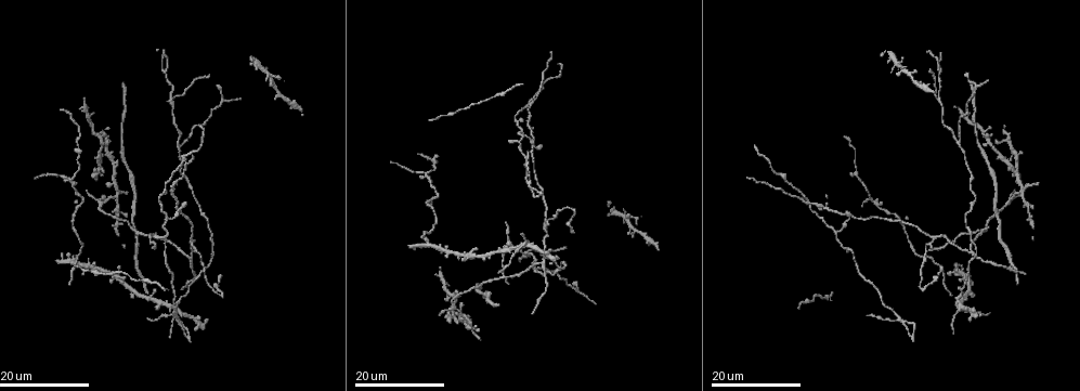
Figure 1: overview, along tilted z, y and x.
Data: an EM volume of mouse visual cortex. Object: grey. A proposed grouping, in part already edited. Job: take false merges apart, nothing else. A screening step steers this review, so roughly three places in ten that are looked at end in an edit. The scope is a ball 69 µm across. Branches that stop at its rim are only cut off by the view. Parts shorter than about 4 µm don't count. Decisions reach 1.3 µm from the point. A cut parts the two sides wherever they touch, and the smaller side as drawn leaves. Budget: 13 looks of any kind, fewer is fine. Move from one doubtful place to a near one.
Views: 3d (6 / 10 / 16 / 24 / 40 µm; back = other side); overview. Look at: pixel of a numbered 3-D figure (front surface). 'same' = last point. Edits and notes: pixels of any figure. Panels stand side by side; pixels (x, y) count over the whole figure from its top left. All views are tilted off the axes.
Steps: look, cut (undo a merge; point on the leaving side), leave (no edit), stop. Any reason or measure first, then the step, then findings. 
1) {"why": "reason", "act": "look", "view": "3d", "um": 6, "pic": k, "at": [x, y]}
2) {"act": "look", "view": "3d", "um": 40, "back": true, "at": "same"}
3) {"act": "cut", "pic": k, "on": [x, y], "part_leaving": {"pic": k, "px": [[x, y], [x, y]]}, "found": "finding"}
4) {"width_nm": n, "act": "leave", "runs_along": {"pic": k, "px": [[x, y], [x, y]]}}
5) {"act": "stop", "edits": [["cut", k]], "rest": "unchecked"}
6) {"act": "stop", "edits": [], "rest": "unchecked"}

{"why": "thick turns thin", "act": "look", "view": "3d", "um": 24, "pic": 1, "at": [940, 78]}

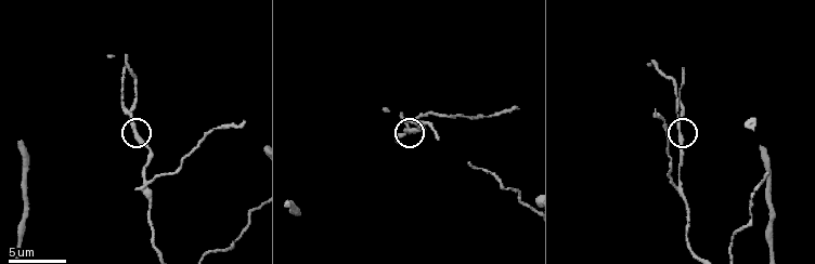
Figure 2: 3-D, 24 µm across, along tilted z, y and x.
{"act": "look", "view": "3d", "um": 6, "pic": 2, "at": [134, 126]}

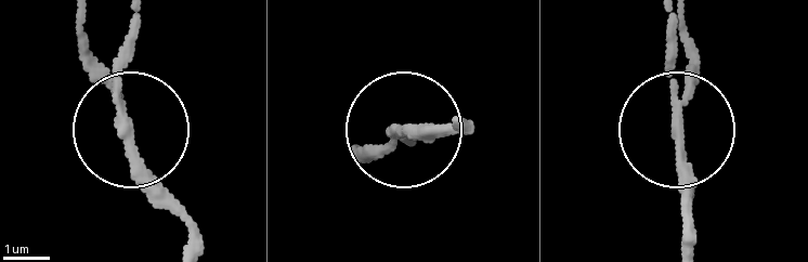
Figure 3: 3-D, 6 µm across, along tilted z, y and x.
{"width_nm": 230, "act": "cut", "pic": 3, "on": [131, 42], "part_leaving": {"pic": 3, "px": [[116, 112], [128, 11]]}, "found": "two cells meet here"}

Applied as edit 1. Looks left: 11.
{"why": "thin arm on a thick one", "act": "look", "view": "3d", "um": 10, "pic": 2, "at": [142, 189]}

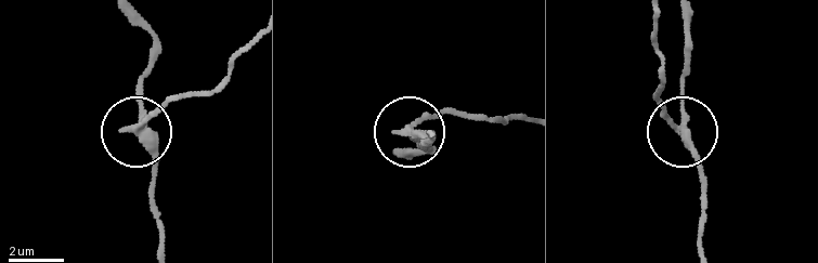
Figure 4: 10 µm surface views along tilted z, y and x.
{"why": "other side", "act": "look", "view": "3d", "um": 10, "back": true, "pic": 4, "at": [679, 125]}

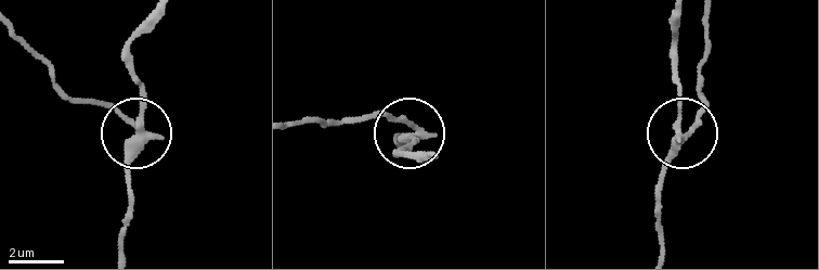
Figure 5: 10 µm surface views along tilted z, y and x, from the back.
{"width_nm": 260, "act": "cut", "pic": 5, "on": [119, 115], "part_leaving": {"pic": 5, "px": [[142, 133], [111, 108], [68, 92], [20, 36]]}, "found": "a second cell is stuck on"}

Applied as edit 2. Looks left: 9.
{"act": "look", "view": "3d", "um": 16, "pic": 1, "at": [530, 184]}

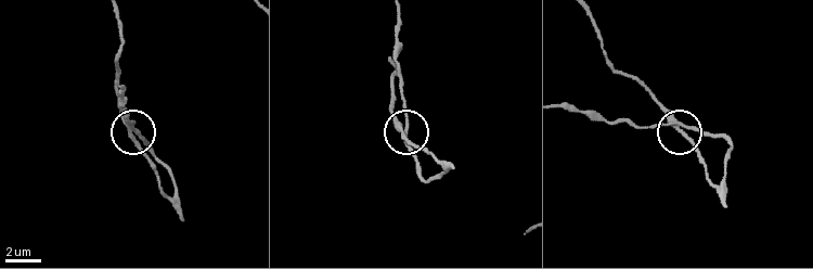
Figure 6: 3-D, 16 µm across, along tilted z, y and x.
{"act": "look", "view": "3d", "um": 6, "pic": 6, "at": [671, 121]}

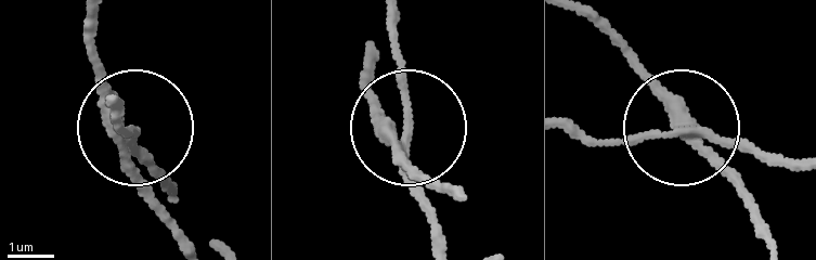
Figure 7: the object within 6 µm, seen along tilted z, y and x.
{"act": "leave", "runs_along": {"pic": 7, "px": [[370, 60], [368, 91], [405, 120], [390, 24]]}, "found": "all the same cell"}

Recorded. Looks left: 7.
{"why": "three arms meet", "act": "look", "view": "3d", "um": 16, "pic": 1, "at": [835, 232]}

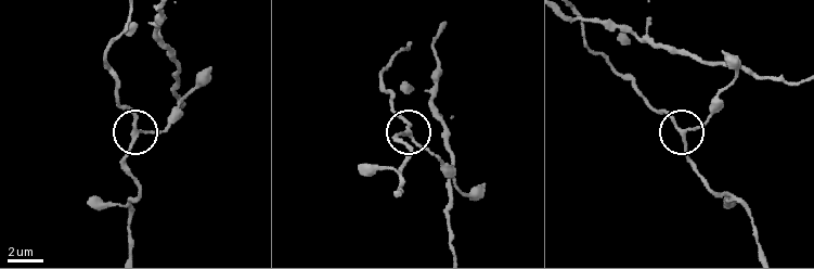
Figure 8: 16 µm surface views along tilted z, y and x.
{"why": "zoom in", "act": "look", "view": "3d", "um": 6, "pic": 8, "at": [406, 133]}

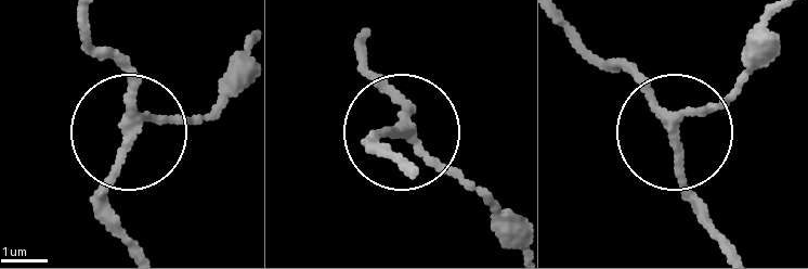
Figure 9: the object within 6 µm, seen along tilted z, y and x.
{"act": "look", "view": "3d", "um": 6, "back": true, "pic": 9, "at": [127, 137]}

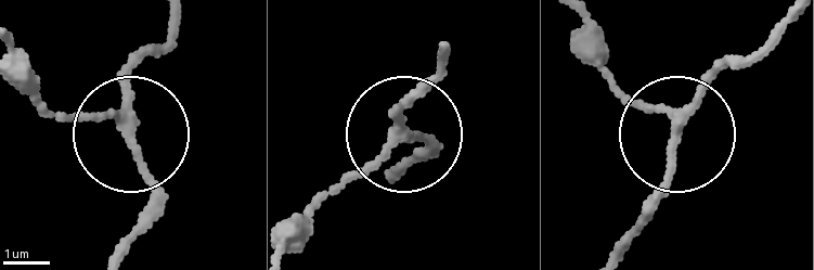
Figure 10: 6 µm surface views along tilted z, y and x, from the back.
{"width_nm": 200, "act": "leave", "runs_along": {"pic": 10, "px": [[286, 244], [404, 129], [437, 55]]}, "found": "one cell here"}

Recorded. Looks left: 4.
{"why": "four arms meet", "act": "look", "view": "3d", "um": 16, "pic": 1, "at": [872, 201]}

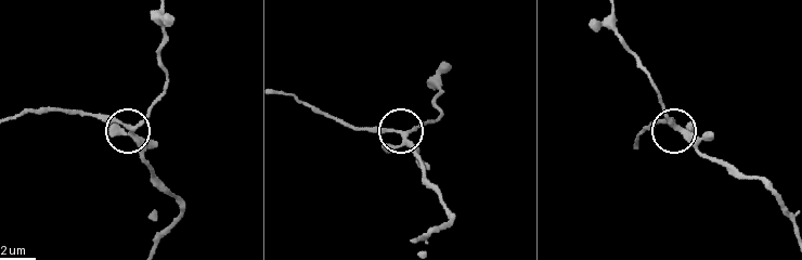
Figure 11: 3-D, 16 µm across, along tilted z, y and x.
{"why": "closer look", "act": "look", "view": "3d", "um": 6, "pic": 11, "at": [405, 132]}

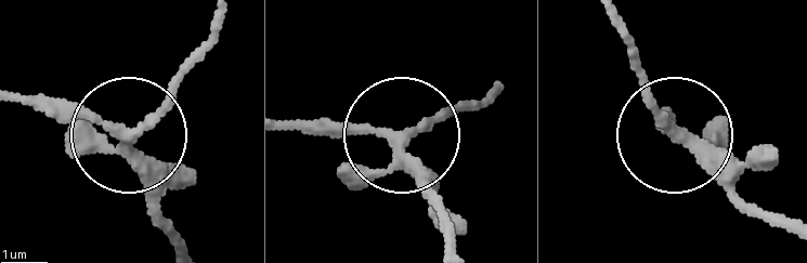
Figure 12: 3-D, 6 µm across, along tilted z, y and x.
{"width_nm": 230, "act": "leave", "runs_along": {"pic": 12, "px": [[453, 242], [401, 134], [288, 125]]}, "found": "continuous, no second cell"}

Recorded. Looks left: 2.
{"why": "branch point", "act": "look", "view": "3d", "um": 16, "pic": 1, "at": [180, 145]}

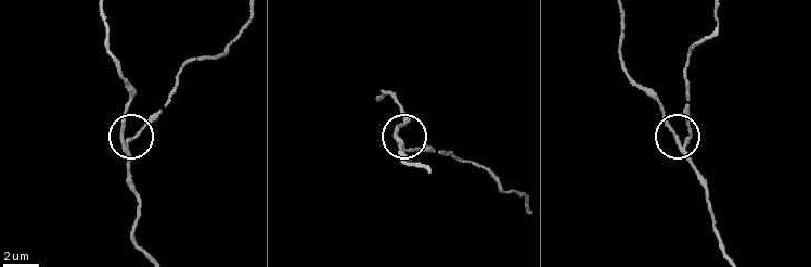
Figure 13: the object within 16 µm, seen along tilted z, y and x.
{"act": "look", "view": "3d", "um": 6, "pic": 13, "at": [687, 141]}

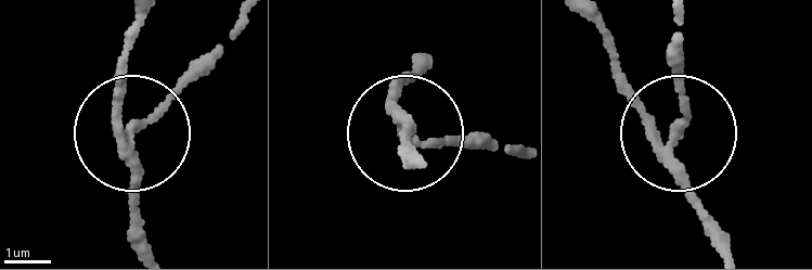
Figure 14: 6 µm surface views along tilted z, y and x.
{"side_arm_um": 25, "act": "leave", "runs_along": {"pic": 14, "px": [[152, 249], [136, 213], [134, 139], [115, 121], [121, 41]]}, "found": "one cell here"}

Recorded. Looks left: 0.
{"act": "stop", "edits": [["cut", 3], ["cut", 5]], "rest": "unchecked"}

